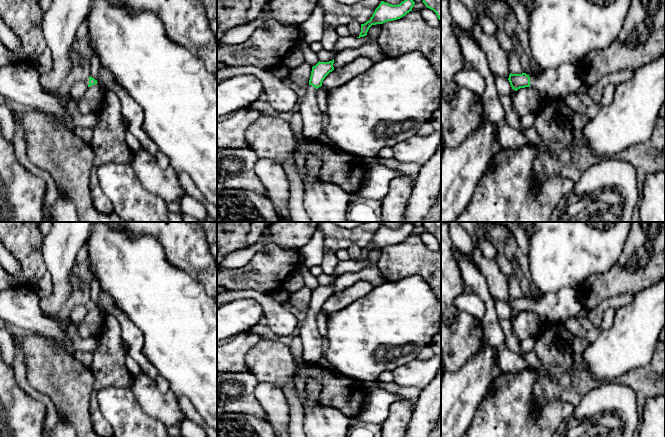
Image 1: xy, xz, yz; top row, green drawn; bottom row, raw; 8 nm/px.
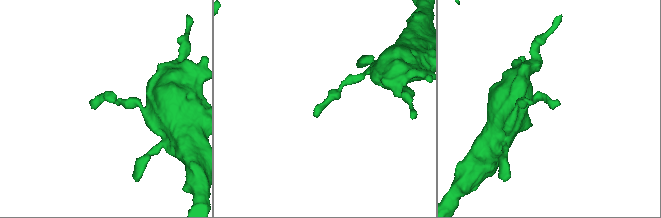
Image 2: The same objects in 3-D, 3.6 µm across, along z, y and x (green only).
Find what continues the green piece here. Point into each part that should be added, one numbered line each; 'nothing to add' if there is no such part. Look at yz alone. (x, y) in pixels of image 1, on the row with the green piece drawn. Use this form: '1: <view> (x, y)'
1: yz (558, 83)

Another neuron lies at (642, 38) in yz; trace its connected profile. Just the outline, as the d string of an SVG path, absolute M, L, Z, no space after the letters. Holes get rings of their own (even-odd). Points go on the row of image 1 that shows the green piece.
M631 0L624 26L617 38L605 49L592 51L579 63L577 70L581 81L586 85L593 85L603 80L607 75L620 70L637 70L648 62L662 56L665 53L665 0L658 0L656 6L650 8L650 0Z

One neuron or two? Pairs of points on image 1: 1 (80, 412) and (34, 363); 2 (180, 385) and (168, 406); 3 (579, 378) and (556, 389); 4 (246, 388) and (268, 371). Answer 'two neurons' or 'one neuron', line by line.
1: one neuron
2: two neurons
3: one neuron
4: two neurons

